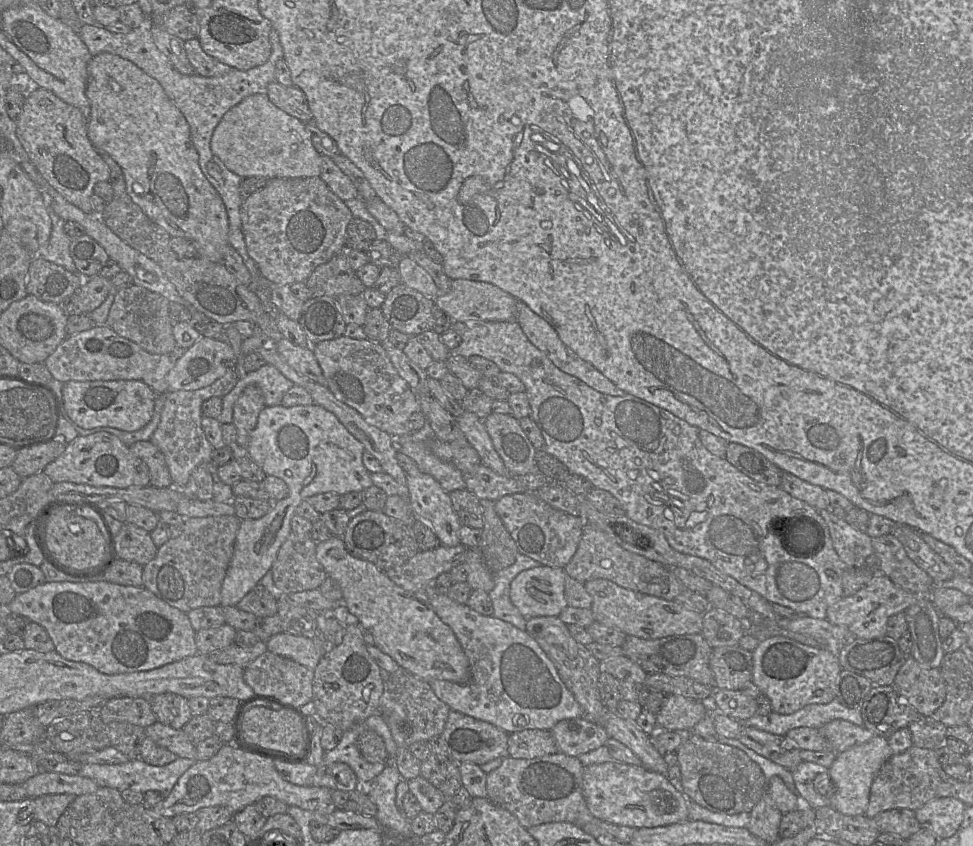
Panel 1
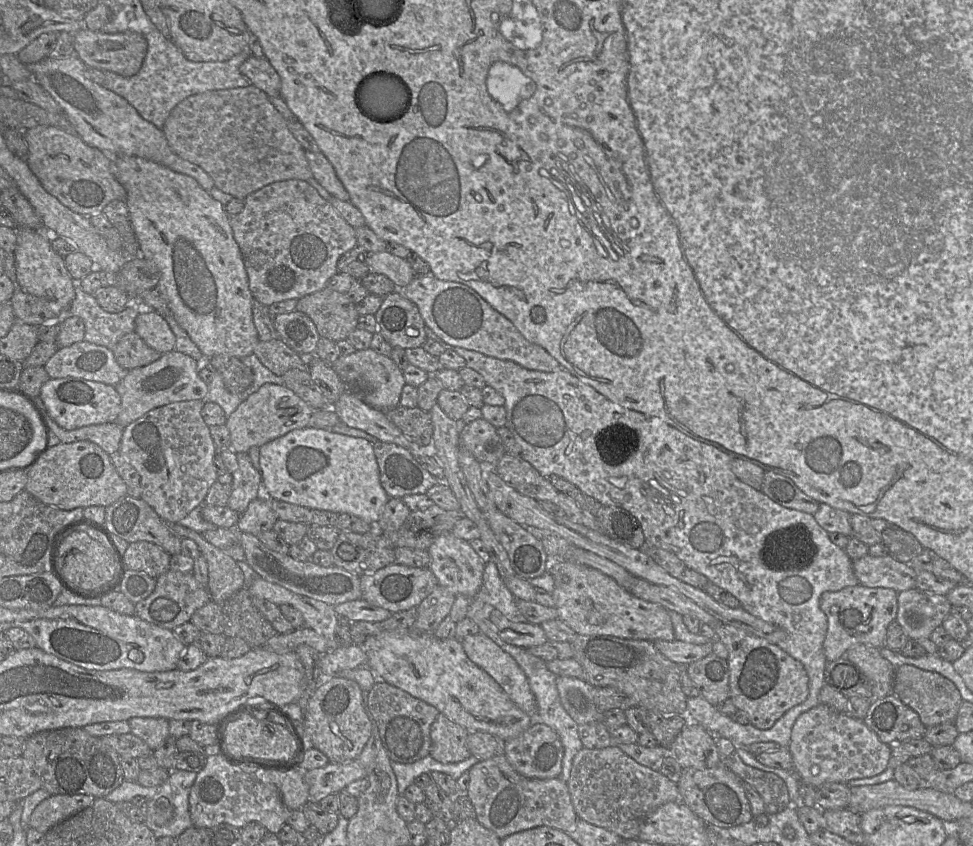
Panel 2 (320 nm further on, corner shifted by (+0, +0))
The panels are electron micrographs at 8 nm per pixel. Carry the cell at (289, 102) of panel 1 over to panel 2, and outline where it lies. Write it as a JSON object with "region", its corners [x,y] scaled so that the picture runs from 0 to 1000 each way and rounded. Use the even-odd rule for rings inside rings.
{"region":[[[258,65],[247,78],[248,86],[260,102],[271,108],[275,115],[289,113],[289,92],[273,66]]]}

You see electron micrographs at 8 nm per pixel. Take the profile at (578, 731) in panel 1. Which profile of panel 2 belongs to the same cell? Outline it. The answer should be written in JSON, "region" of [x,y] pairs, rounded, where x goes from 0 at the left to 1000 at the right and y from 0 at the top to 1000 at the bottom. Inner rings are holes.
{"region":[[[548,855],[531,871],[520,875],[518,892],[534,916],[567,921],[576,918],[580,884],[568,862],[558,855]]]}

